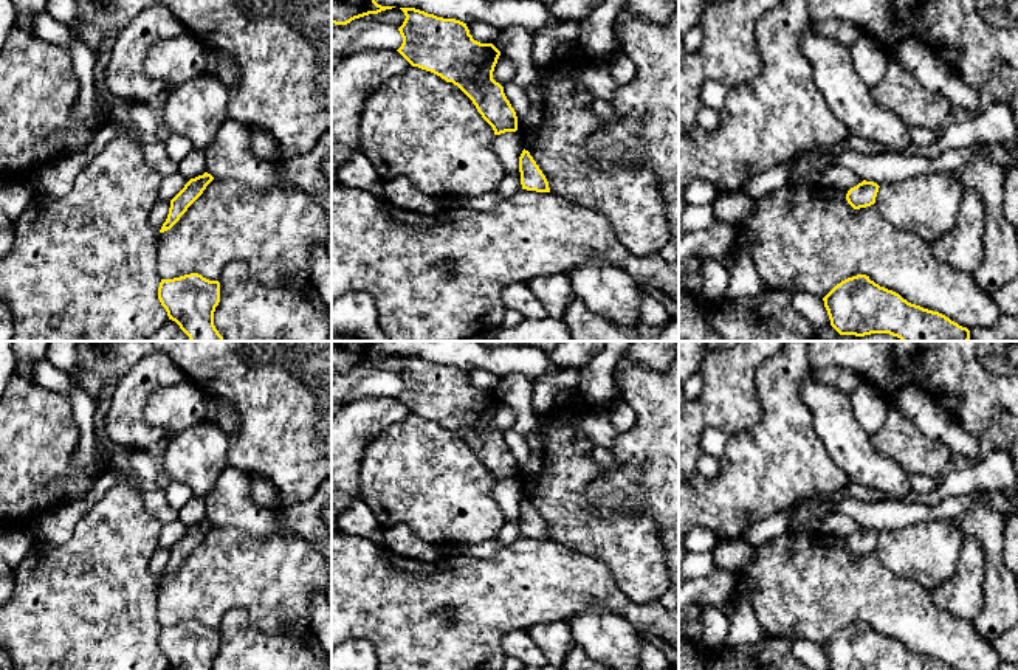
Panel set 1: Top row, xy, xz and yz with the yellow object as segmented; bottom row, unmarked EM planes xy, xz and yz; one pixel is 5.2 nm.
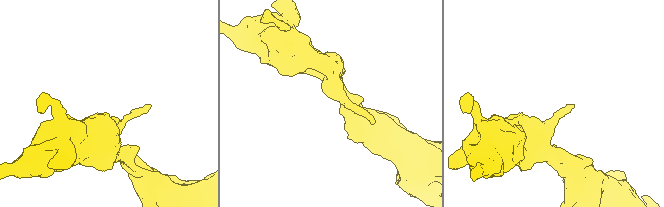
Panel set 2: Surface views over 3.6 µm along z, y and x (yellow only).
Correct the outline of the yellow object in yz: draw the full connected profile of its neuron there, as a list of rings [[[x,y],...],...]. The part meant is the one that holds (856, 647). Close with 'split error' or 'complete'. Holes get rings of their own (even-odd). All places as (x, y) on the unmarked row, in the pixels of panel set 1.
[[[866,622],[841,628],[823,648],[831,670],[954,670],[939,659],[908,650]]]; complete

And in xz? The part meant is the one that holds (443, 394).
[[[400,355],[406,366],[398,375],[403,391],[397,397],[412,414],[431,419],[457,433],[476,453],[494,482],[518,478],[518,464],[493,427],[500,399],[473,386],[466,371],[415,355]]]; complete

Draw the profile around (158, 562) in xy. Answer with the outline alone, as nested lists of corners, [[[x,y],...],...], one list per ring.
[[[156,547],[150,558],[150,572],[160,578],[167,566],[170,549]]]

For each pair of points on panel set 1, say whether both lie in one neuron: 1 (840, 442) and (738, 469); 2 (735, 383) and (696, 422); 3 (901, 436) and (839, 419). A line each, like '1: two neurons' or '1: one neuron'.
1: two neurons
2: one neuron
3: two neurons

